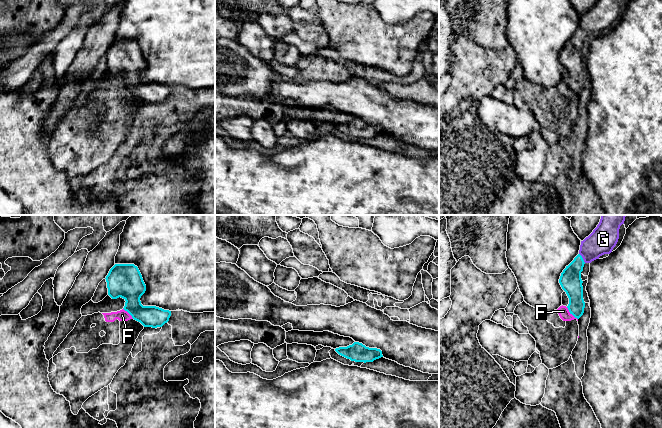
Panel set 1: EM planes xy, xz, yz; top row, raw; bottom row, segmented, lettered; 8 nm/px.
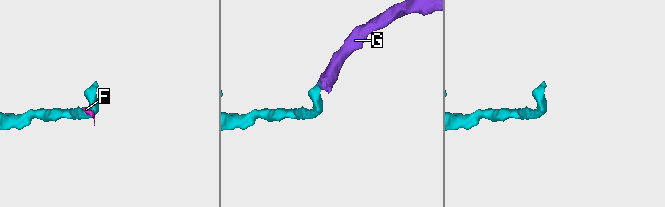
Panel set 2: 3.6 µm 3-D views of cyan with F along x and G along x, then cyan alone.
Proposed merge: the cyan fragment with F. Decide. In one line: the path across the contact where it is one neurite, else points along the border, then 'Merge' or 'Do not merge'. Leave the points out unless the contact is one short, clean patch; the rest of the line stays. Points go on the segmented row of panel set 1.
Boundary: yz (566, 307), (577, 319). Do not merge

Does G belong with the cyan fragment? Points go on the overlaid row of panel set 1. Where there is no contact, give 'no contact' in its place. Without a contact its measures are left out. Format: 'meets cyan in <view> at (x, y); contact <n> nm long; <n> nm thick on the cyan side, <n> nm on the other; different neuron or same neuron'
meets cyan in yz at (582, 258); contact 90 nm long; 180 nm thick on the cyan side, 220 nm on the other; same neuron

